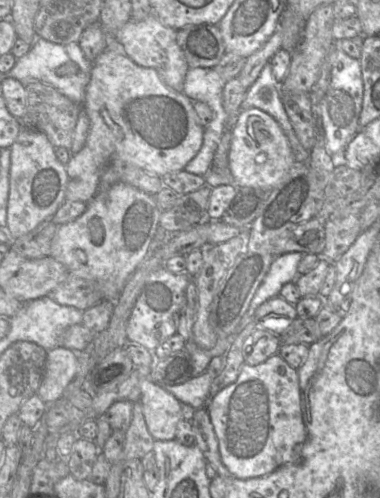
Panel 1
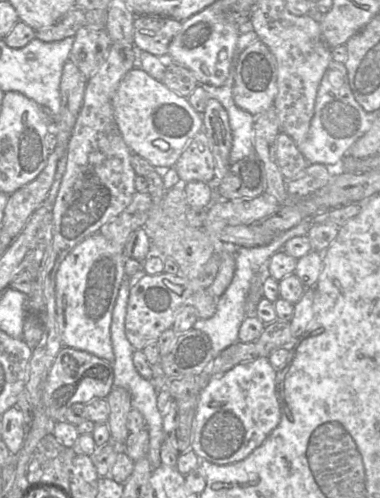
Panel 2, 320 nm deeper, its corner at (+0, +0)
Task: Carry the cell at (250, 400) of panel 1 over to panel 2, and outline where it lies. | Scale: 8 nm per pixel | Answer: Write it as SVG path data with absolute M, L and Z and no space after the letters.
M267 357L240 363L212 377L198 394L191 449L199 459L227 465L247 458L278 426L281 409L277 396L277 370Z

